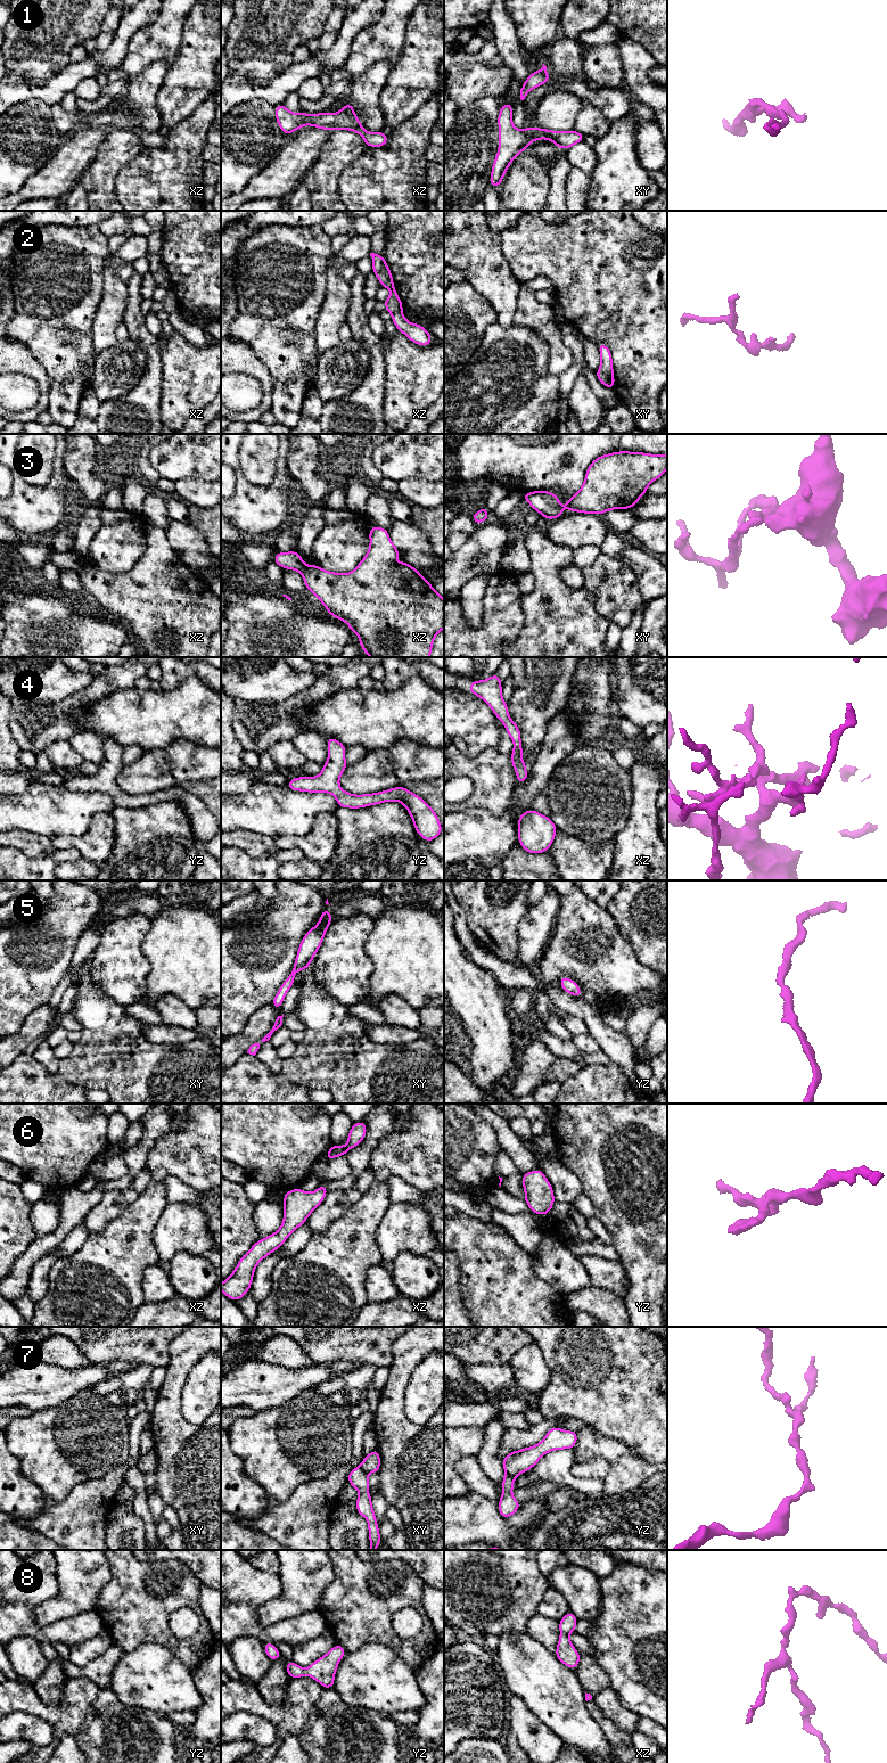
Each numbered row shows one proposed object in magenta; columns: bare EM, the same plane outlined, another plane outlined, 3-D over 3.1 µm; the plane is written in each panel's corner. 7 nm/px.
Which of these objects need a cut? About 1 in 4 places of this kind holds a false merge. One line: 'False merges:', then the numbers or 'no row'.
False merges: 3, 7

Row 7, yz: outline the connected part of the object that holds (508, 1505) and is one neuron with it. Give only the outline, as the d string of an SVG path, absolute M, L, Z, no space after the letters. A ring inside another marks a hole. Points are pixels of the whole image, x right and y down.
M506 1474L501 1483L503 1491L499 1500L499 1514L503 1518L509 1518L510 1516L512 1516L521 1504L512 1496L515 1478L516 1477Z

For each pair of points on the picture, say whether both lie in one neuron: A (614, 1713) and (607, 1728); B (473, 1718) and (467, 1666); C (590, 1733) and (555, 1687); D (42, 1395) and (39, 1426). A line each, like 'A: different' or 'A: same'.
A: different
B: same
C: same
D: different

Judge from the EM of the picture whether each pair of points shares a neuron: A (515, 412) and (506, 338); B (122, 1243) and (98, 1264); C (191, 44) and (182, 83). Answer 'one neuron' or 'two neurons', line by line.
A: one neuron
B: one neuron
C: one neuron

